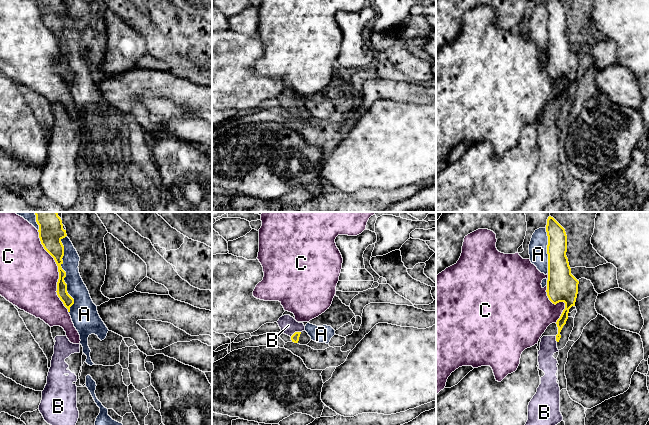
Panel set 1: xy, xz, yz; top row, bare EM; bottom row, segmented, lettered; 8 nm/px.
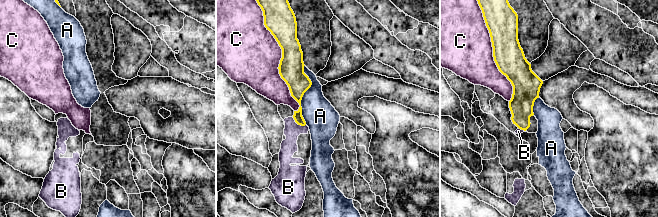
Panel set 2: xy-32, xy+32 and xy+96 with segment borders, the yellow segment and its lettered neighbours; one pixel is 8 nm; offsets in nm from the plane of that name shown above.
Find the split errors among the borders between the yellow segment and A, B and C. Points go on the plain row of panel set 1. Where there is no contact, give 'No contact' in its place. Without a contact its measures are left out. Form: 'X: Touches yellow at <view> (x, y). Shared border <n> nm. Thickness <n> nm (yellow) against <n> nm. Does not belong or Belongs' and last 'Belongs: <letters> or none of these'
A: Touches yellow at xy (65, 50). Shared border 600 nm. Thickness 140 nm (yellow) against 150 nm. Does not belong
B: Touches yellow at xz (295, 108). Shared border 100 nm. Thickness 60 nm (yellow) against 140 nm. Belongs
C: Touches yellow at xy (58, 47). Shared border 700 nm. Thickness 160 nm (yellow) against 460 nm. Does not belong
Belongs: B

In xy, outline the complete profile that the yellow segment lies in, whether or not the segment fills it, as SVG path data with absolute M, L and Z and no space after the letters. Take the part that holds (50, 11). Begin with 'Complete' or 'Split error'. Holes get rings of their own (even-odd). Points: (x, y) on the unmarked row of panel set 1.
Complete. M38 0L39 14L44 25L54 34L59 48L57 58L57 71L63 78L64 82L70 88L70 83L74 80L74 75L67 68L67 60L64 57L66 48L62 45L64 32L64 22L61 18L67 12L63 0Z

